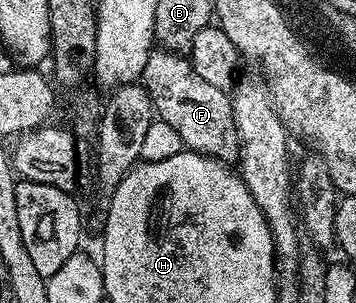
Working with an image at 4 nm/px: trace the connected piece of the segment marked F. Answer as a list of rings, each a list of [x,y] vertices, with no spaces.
[[[157,47],[147,59],[143,84],[149,92],[156,116],[178,132],[186,150],[233,163],[241,152],[230,94],[213,87],[195,71],[188,56]]]

